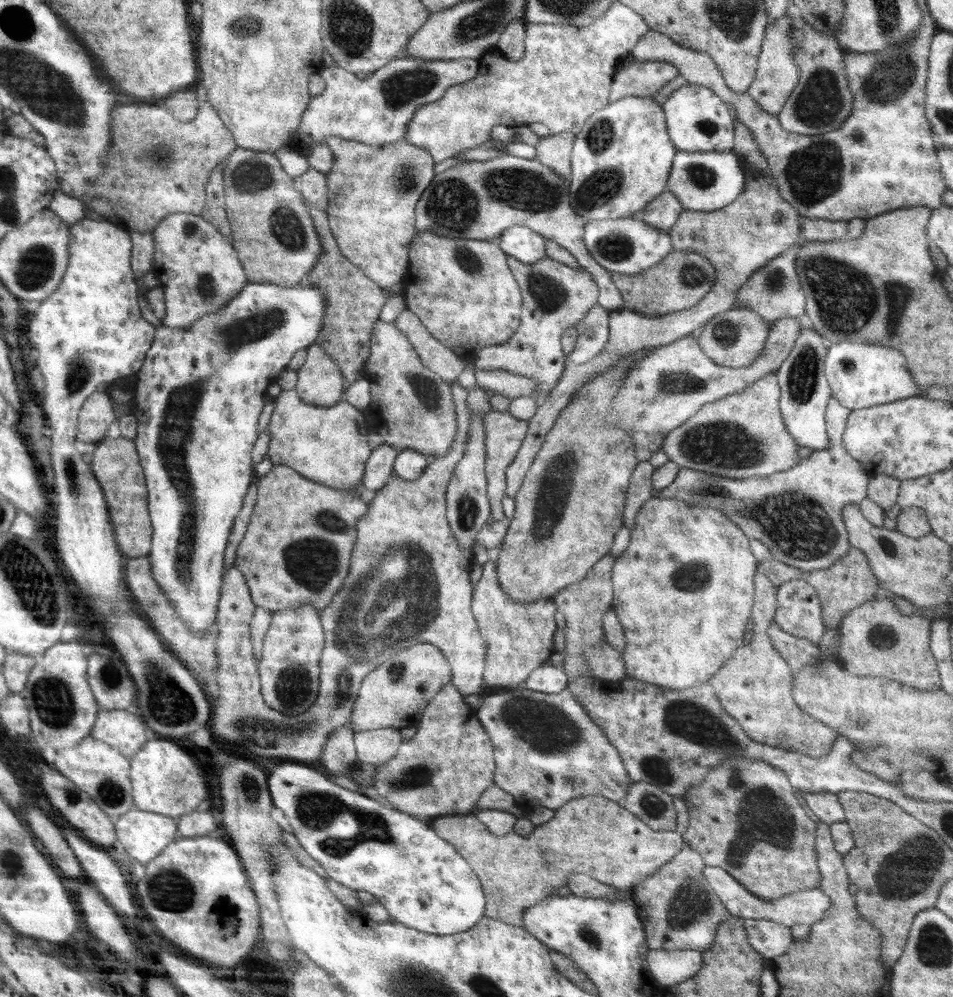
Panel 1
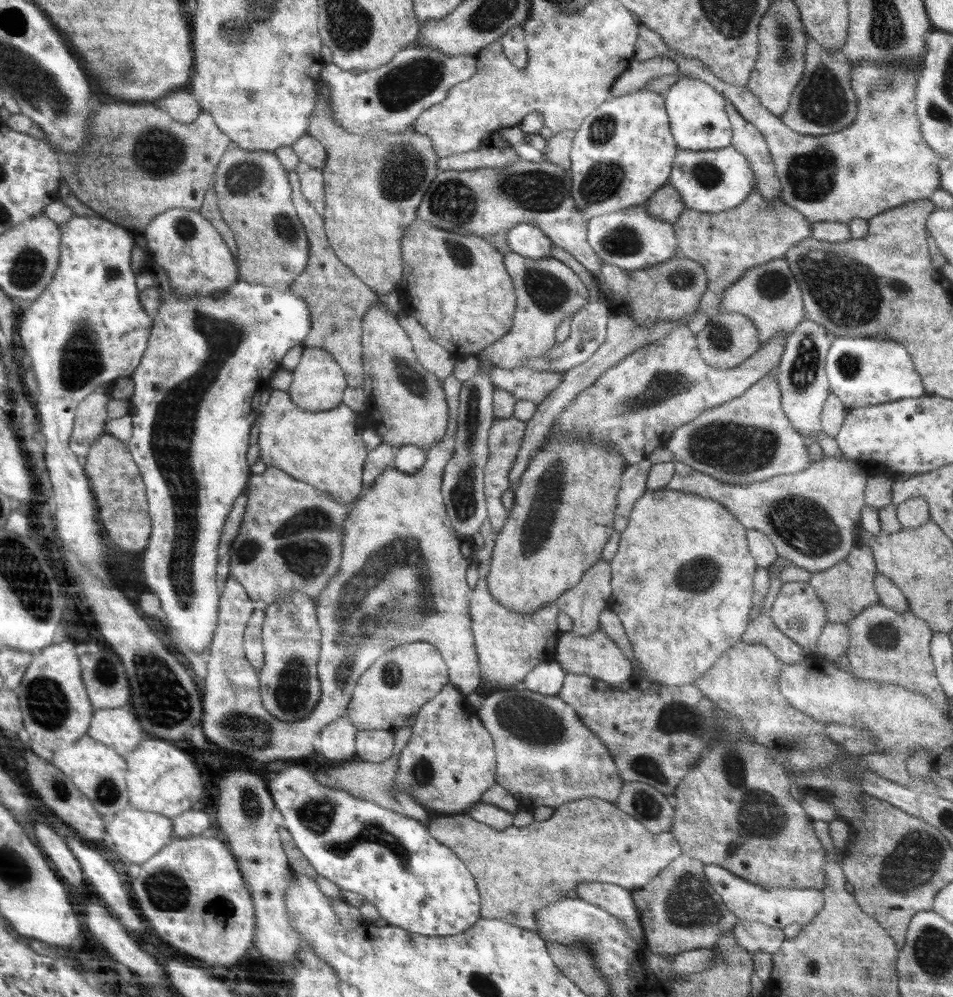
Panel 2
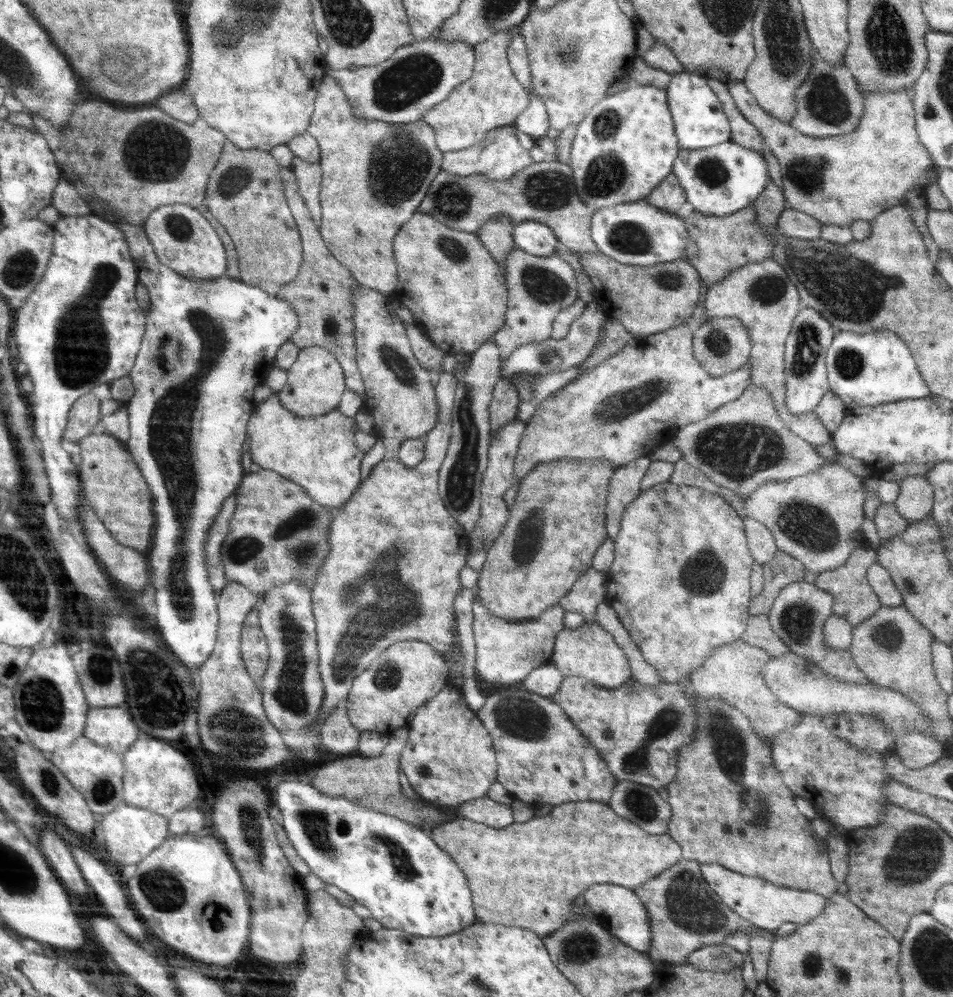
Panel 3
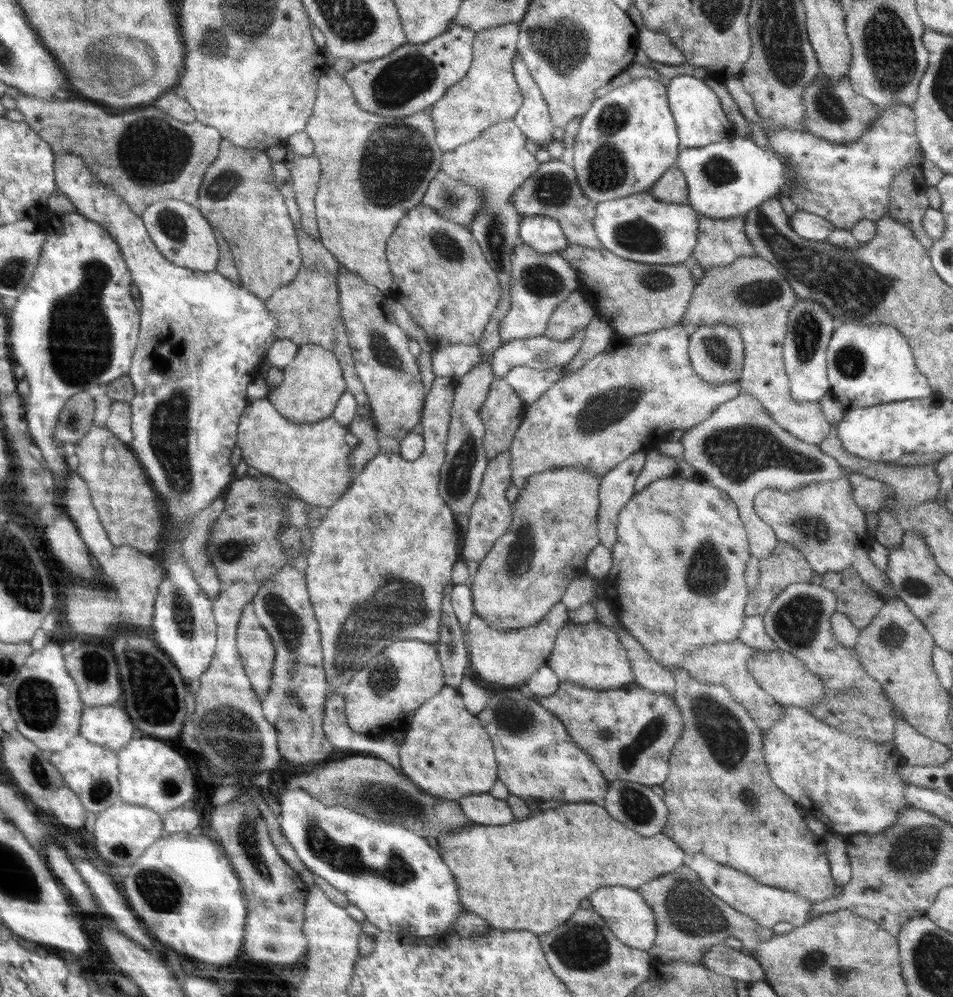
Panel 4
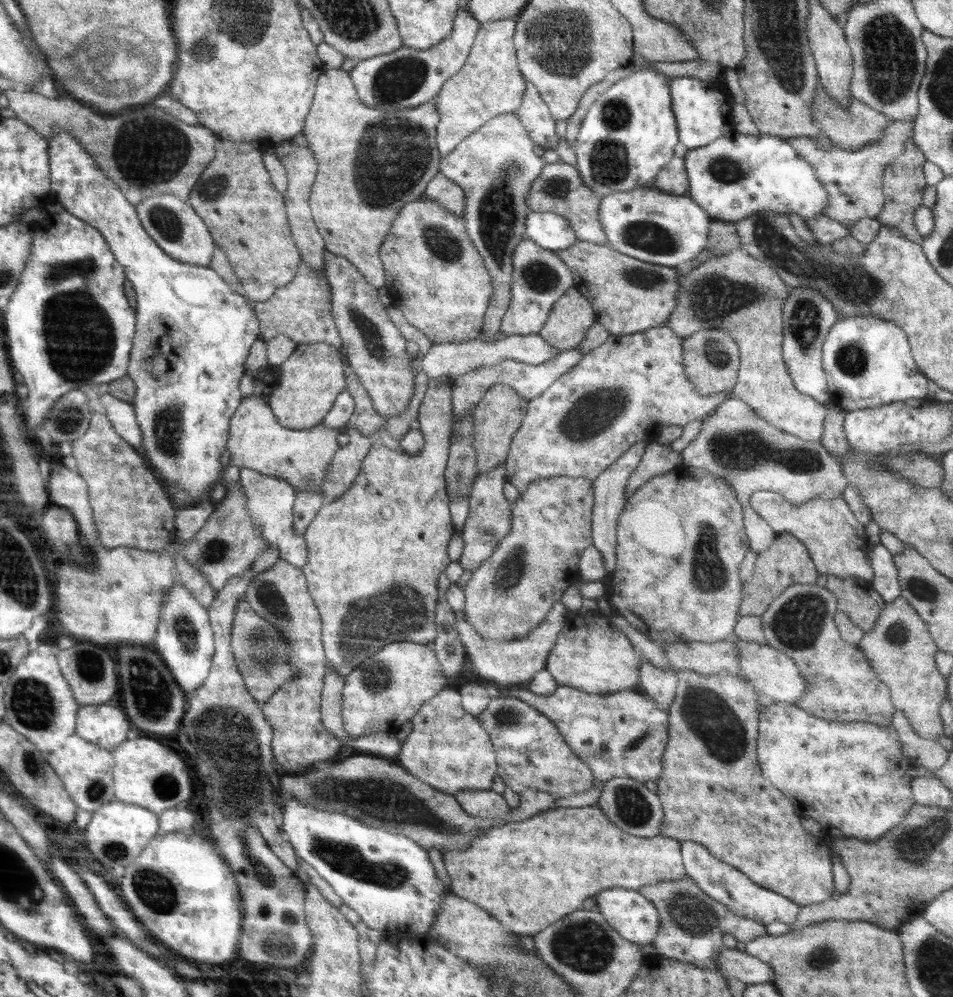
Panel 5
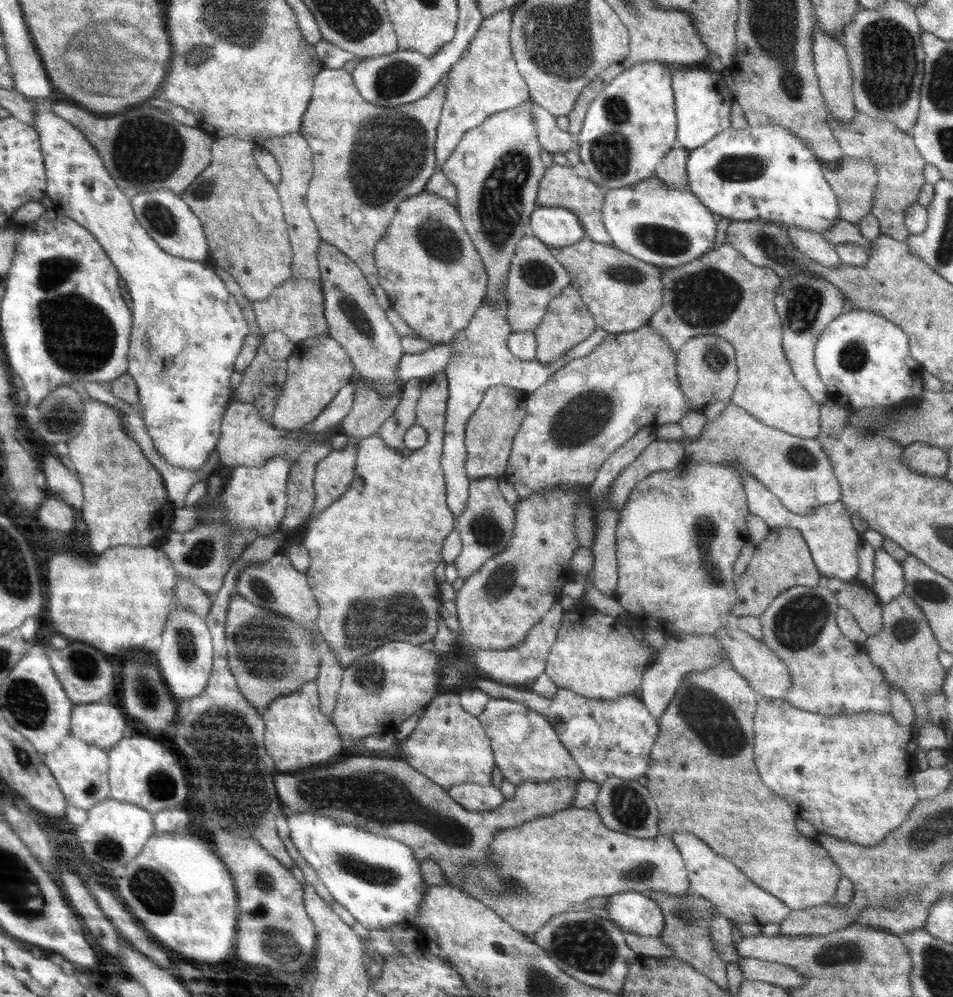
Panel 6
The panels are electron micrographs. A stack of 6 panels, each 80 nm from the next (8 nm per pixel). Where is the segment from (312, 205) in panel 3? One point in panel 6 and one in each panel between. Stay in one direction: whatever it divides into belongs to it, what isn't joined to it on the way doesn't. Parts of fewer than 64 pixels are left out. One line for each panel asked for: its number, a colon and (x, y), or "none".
4: (305, 171)
5: (299, 161)
6: (294, 156)

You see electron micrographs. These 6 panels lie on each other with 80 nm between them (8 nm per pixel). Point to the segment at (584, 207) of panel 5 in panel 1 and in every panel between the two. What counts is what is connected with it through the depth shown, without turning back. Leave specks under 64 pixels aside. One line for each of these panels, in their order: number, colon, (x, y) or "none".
1: (477, 200)
2: (483, 202)
3: (545, 192)
4: (552, 190)

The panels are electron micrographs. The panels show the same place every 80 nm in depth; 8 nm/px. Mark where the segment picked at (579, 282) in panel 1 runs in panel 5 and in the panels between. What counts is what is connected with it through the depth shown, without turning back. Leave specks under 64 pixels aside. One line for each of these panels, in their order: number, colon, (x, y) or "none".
2: (547, 290)
3: (539, 287)
4: (539, 282)
5: (539, 278)

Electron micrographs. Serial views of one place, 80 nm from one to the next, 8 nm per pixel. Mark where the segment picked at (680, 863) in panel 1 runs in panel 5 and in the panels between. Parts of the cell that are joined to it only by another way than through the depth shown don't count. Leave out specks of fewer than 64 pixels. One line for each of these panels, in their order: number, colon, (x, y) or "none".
2: (679, 910)
3: (685, 914)
4: (689, 919)
5: (692, 927)

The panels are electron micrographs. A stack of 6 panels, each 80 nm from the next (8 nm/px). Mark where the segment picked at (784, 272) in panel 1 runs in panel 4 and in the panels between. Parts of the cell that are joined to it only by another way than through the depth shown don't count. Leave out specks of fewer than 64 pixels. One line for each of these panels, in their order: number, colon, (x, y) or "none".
2: (768, 294)
3: (760, 295)
4: (750, 295)

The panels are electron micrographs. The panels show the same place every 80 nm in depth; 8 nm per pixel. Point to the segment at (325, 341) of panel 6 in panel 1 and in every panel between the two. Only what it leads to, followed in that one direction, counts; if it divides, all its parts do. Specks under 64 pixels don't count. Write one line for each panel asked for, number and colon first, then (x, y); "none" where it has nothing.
1: (320, 382)
2: (318, 382)
3: (315, 383)
4: (313, 382)
5: (311, 379)

